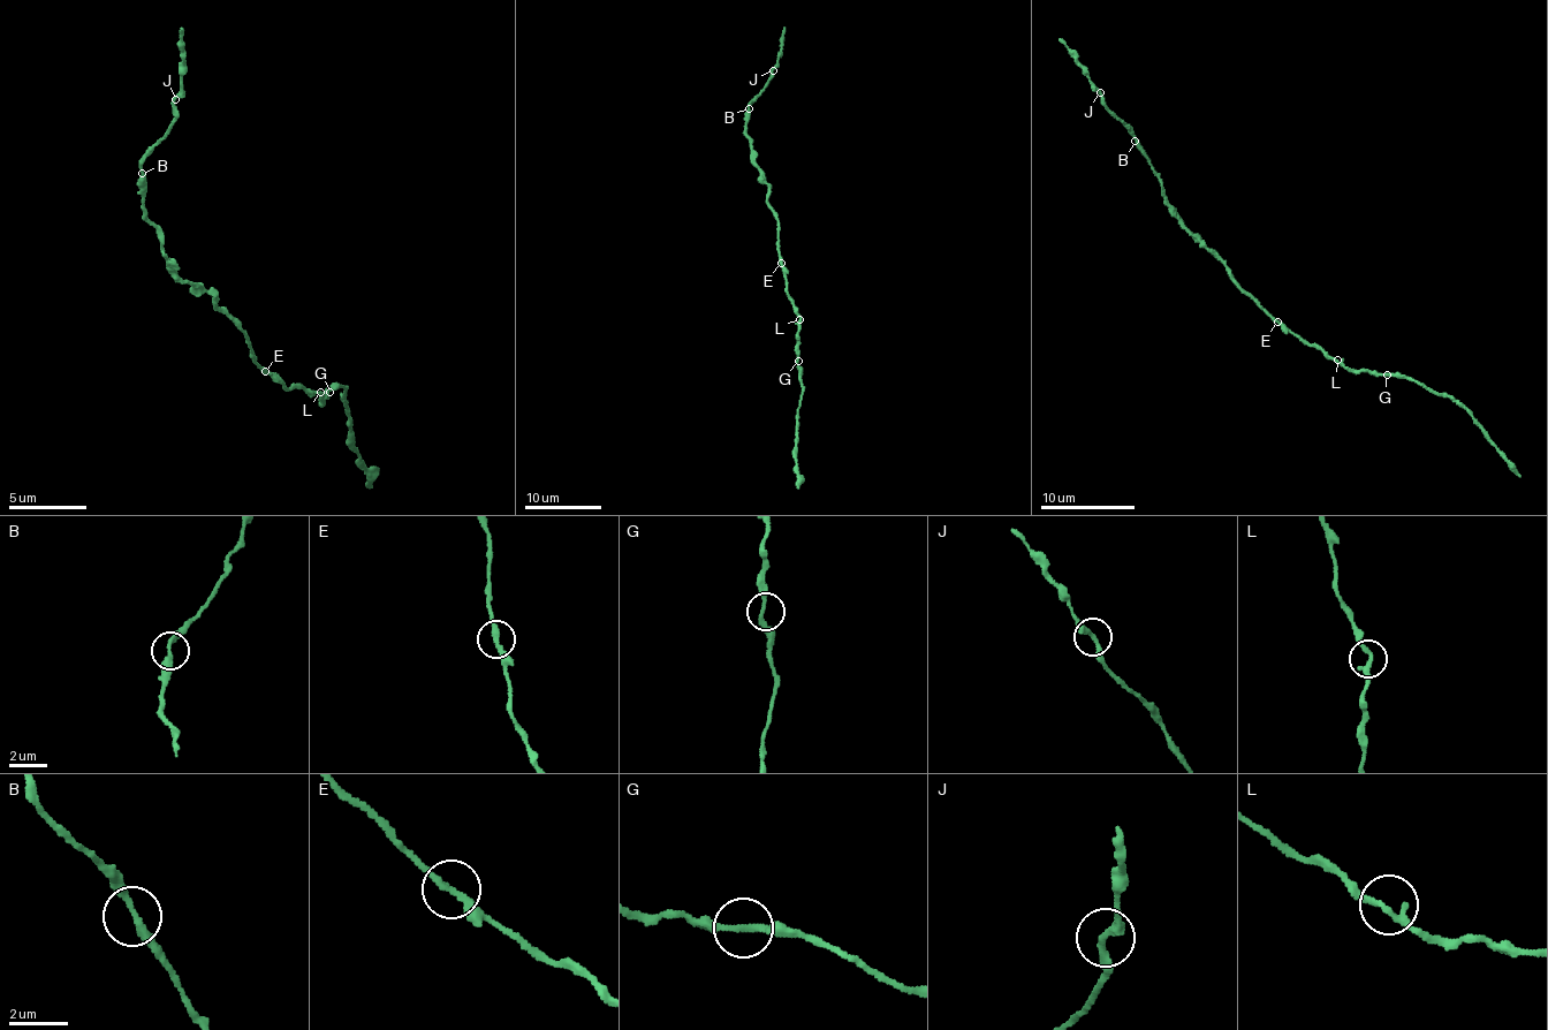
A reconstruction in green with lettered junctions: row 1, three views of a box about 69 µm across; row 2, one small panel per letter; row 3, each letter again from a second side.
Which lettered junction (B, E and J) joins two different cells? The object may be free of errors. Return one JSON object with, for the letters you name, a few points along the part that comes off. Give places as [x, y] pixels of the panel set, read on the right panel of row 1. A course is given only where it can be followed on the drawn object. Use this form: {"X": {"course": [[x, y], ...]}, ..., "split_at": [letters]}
{"split_at": []}

